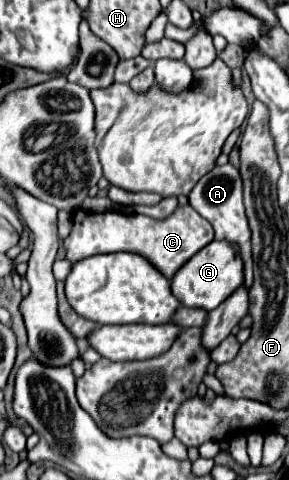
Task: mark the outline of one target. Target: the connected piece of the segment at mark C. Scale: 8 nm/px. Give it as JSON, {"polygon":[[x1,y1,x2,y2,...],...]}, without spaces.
{"polygon":[[190,205,176,207,176,211,166,219,152,219,138,213,122,213,122,211,106,211,106,213,74,213,74,225,70,235,64,239,66,259,76,263,84,257,92,257,96,253,116,253,130,251,146,257,166,279,172,279,174,273,202,247,206,247,214,239,212,225,200,217]]}

